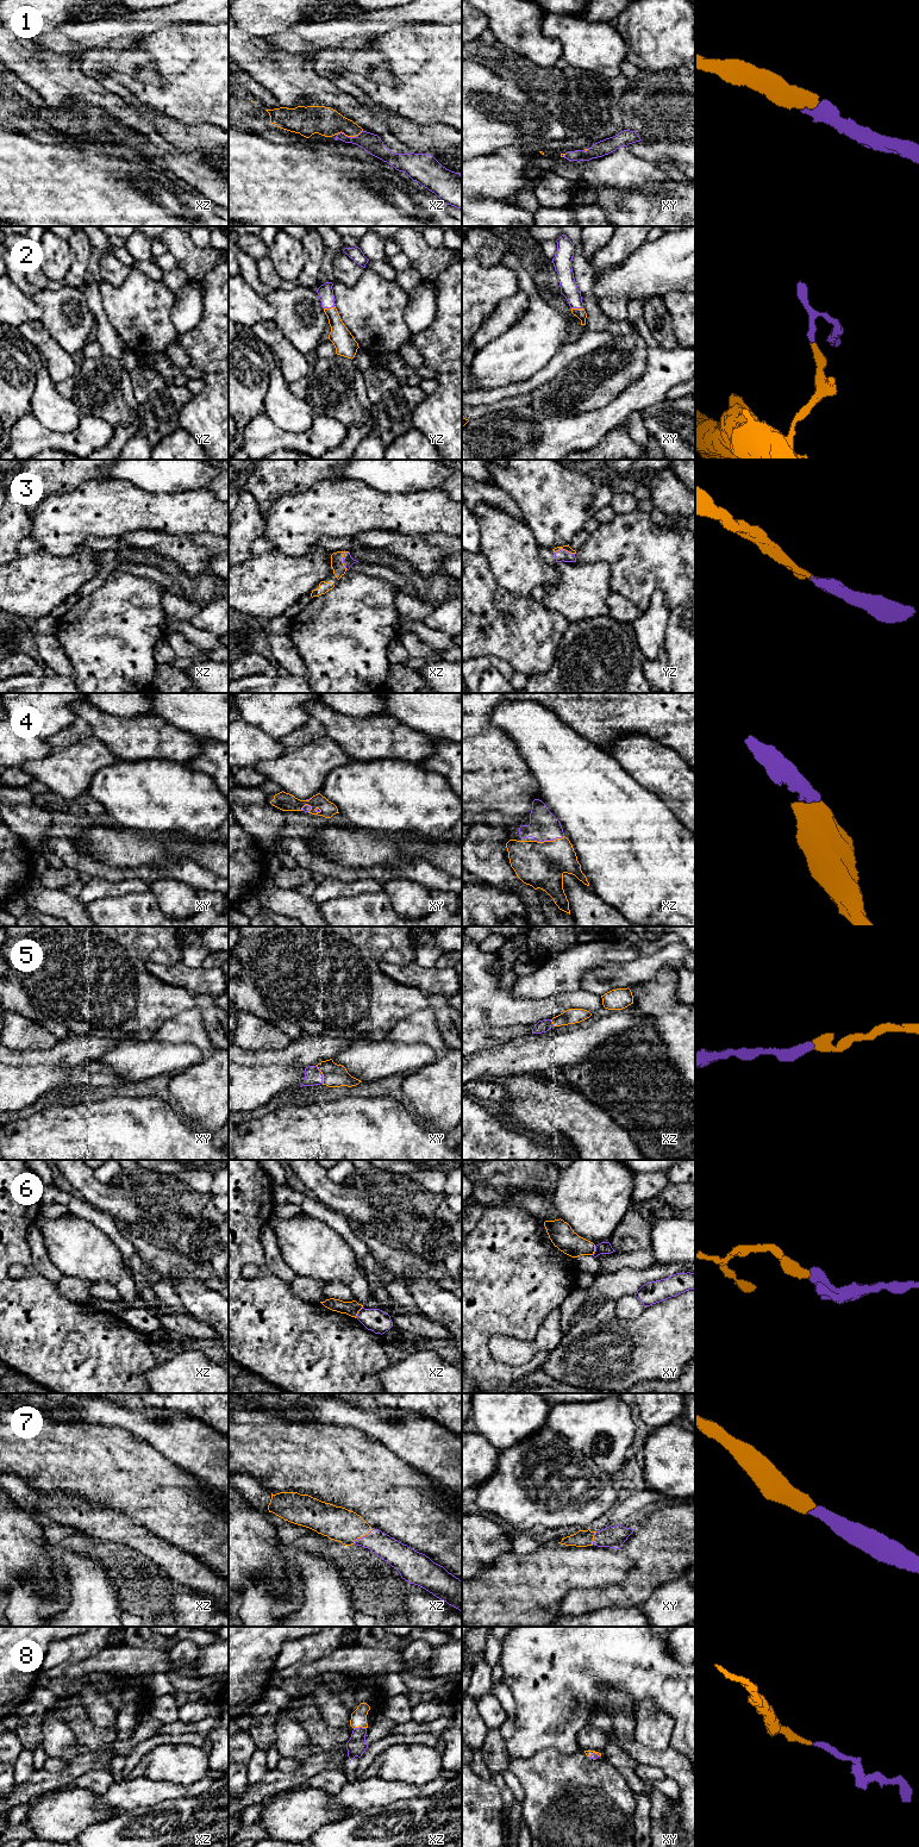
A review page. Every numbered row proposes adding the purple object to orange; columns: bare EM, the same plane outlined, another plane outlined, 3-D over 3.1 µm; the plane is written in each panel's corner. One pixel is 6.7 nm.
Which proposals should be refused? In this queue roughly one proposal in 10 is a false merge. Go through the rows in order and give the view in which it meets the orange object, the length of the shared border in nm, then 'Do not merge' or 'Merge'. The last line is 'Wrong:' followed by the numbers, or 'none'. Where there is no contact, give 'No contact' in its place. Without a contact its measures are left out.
1: Touches orange in xz. Shared border 180 nm. Merge
2: Touches orange in xy. Shared border 80 nm. Merge
3: Touches orange in xz. Shared border 130 nm. Merge
4: Touches orange in xz. Shared border 220 nm. Merge
5: Touches orange in xy. Shared border 130 nm. Merge
6: Touches orange in xz. Shared border 90 nm. Do not merge
7: Touches orange in xz. Shared border 170 nm. Merge
8: Touches orange in xz. Shared border 90 nm. Merge
Wrong: 6

